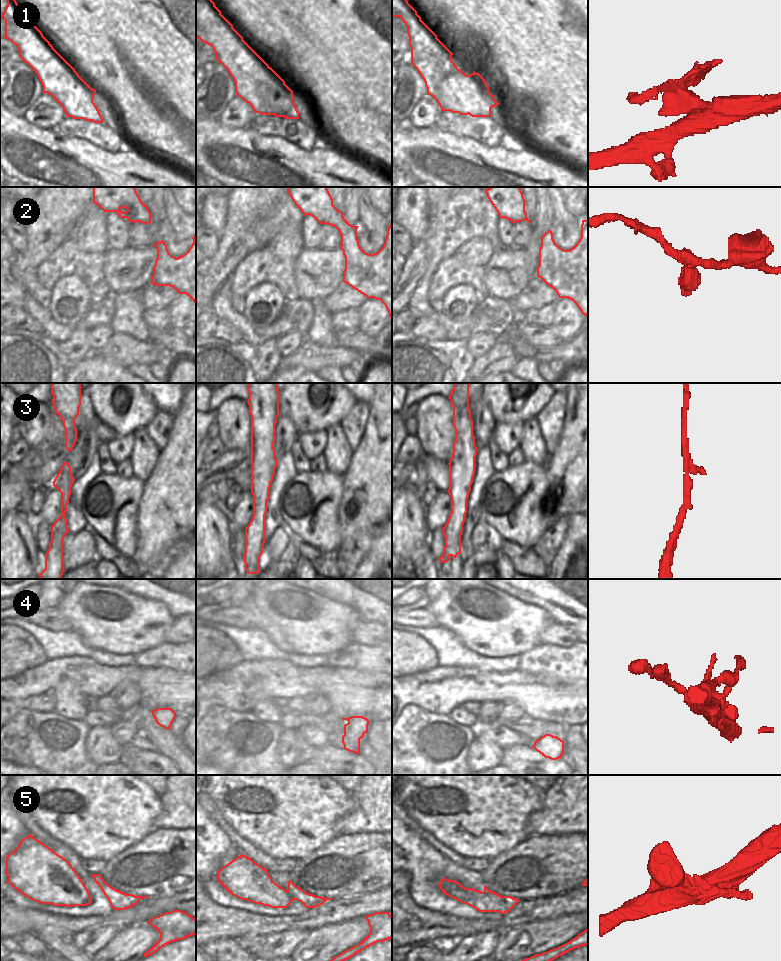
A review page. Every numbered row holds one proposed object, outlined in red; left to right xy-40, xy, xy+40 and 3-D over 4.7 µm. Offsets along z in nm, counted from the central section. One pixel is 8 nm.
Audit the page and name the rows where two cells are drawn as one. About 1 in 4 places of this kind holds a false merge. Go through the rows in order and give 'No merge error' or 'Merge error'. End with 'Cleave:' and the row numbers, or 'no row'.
1: Merge error
2: No merge error
3: Merge error
4: No merge error
5: No merge error
Cleave: 1, 3

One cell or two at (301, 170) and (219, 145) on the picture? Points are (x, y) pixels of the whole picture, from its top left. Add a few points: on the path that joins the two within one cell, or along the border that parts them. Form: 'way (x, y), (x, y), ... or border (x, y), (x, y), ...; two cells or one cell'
way (281, 170), (262, 170), (239, 157); one cell

